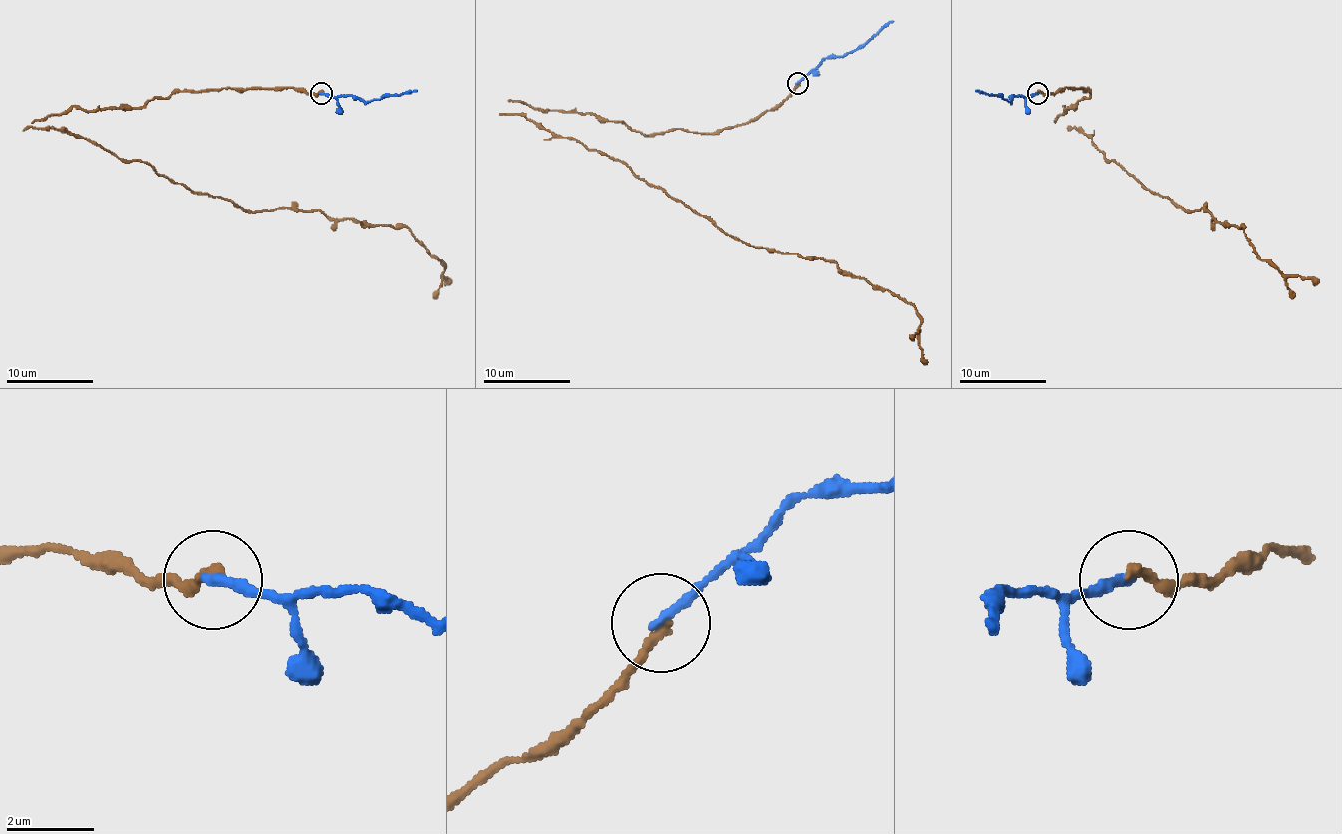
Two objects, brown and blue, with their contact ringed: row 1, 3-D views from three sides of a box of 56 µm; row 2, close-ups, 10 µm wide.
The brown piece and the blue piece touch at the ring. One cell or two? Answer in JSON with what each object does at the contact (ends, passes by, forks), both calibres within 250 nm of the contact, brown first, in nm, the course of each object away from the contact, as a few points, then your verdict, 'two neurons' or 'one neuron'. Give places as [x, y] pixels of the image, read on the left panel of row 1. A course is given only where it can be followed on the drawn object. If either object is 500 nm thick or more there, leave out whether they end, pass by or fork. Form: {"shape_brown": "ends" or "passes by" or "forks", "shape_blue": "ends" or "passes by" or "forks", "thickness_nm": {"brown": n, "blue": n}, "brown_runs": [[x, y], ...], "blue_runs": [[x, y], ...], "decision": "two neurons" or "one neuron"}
{"shape_brown": "ends", "shape_blue": "ends", "thickness_nm": {"brown": 240, "blue": 240}, "brown_runs": [[322, 93], [176, 91], [137, 108], [70, 106], [31, 125], [252, 212], [406, 227], [450, 281]], "blue_runs": [[322, 93], [337, 97], [350, 95], [369, 101], [417, 91]], "decision": "one neuron"}

